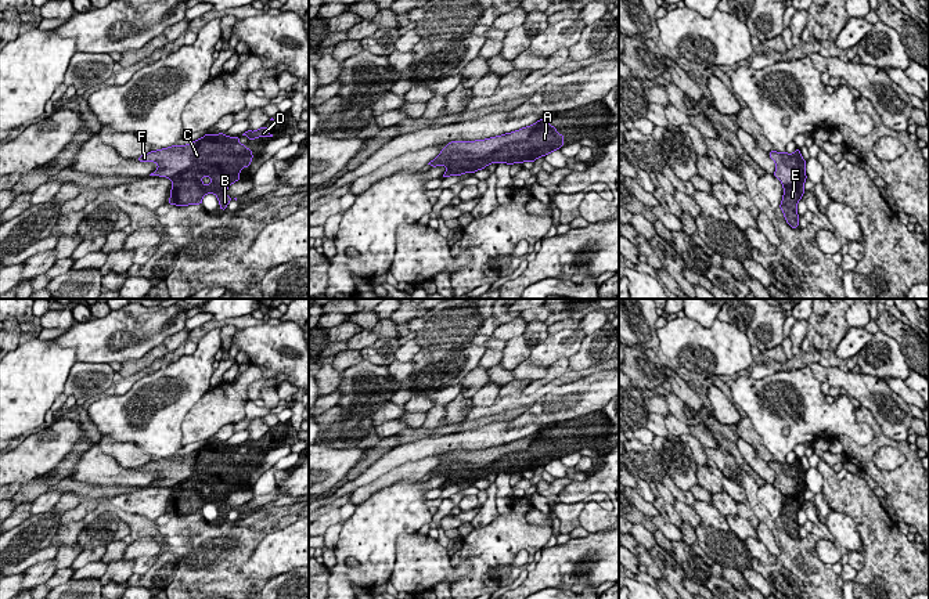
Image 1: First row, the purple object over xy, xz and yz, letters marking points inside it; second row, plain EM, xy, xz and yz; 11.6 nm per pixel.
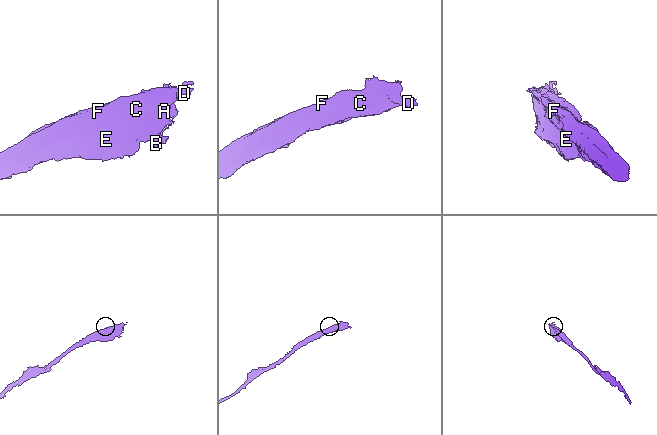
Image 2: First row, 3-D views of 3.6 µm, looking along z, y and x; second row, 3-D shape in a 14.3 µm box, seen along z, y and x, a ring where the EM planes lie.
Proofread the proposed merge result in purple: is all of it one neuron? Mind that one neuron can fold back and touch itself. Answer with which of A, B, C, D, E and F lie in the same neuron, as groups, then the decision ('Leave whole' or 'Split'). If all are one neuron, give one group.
Groups: A B C D E F. Leave whole

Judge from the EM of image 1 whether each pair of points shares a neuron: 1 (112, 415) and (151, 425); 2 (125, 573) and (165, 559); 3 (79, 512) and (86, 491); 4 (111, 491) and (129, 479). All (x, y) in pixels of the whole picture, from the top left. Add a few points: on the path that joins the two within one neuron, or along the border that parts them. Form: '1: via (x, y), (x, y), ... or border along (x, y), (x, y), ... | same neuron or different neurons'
1: via (122, 422), (130, 429), (141, 430) | same neuron
2: border along (133, 574), (126, 581) | different neurons
3: border along (98, 500), (83, 501) | different neurons
4: border along (89, 483), (140, 487) | different neurons

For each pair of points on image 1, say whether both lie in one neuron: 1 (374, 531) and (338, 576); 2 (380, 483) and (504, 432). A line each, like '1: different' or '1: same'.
1: same
2: different

